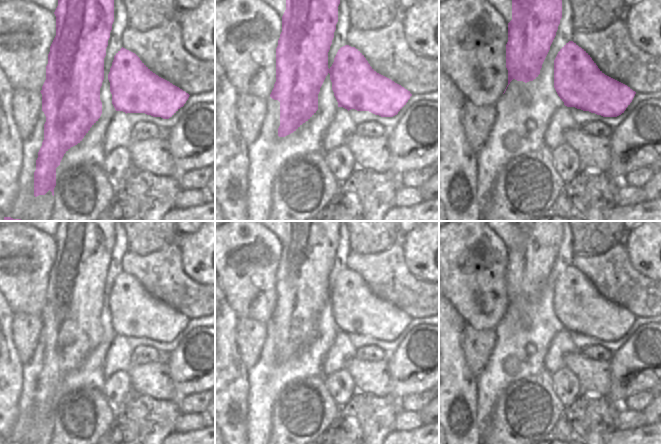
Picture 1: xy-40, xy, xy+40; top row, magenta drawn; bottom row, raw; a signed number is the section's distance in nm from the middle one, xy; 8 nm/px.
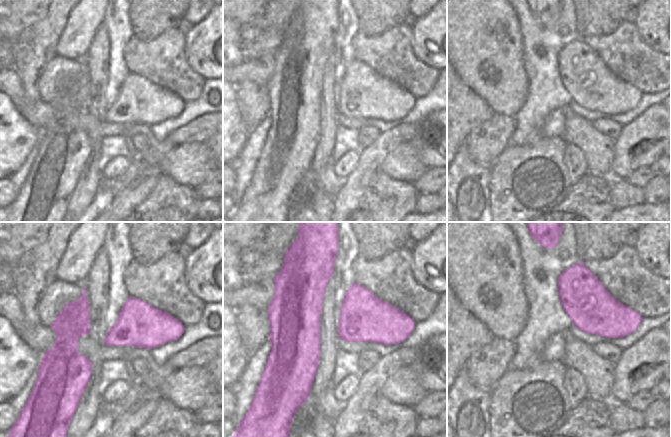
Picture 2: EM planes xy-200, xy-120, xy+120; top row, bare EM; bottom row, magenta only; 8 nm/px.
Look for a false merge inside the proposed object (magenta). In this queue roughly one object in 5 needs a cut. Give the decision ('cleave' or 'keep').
keep

